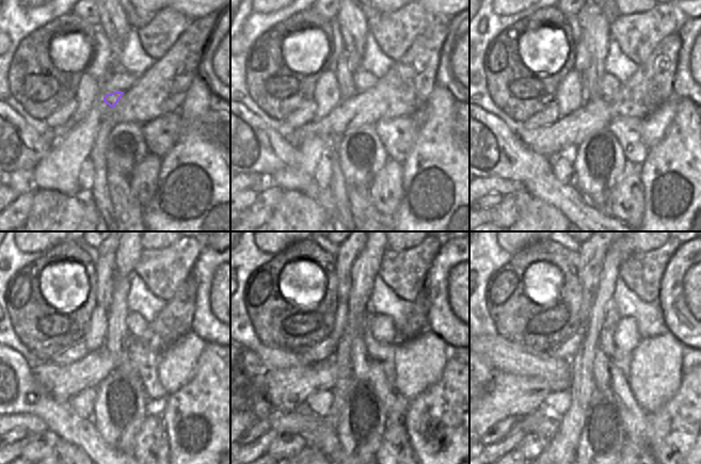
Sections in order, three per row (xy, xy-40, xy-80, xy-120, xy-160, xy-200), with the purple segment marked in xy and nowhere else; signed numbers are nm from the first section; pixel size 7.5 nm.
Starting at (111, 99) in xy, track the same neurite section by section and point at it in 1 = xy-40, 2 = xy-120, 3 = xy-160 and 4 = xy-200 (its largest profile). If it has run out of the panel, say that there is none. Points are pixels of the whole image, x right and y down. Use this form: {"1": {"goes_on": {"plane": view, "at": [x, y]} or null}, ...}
{"1": {"goes_on": {"plane": "xy-40", "at": [345, 78]}}, "2": {"goes_on": {"plane": "xy-120", "at": [107, 257]}}, "3": {"goes_on": {"plane": "xy-160", "at": [348, 253]}}, "4": {"goes_on": {"plane": "xy-200", "at": [591, 253]}}}

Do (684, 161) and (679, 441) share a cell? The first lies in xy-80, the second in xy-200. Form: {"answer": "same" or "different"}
{"answer": "same"}

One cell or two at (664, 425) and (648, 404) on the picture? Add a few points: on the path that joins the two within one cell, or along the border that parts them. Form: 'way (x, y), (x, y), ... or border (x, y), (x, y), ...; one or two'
border (673, 396), (656, 411), (648, 414); two

